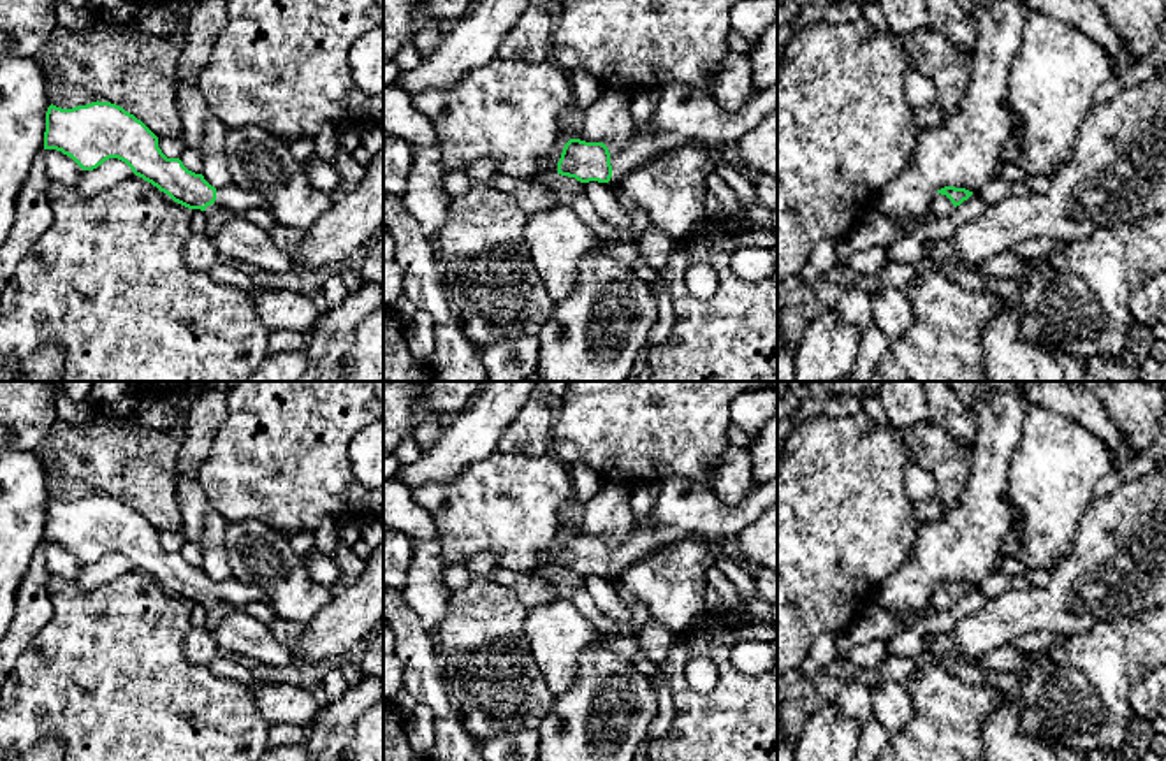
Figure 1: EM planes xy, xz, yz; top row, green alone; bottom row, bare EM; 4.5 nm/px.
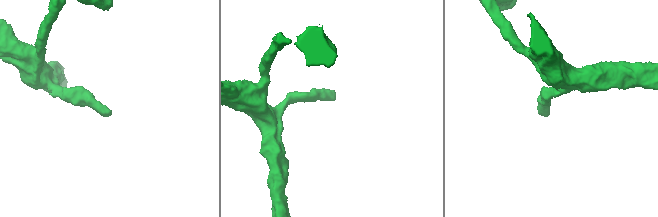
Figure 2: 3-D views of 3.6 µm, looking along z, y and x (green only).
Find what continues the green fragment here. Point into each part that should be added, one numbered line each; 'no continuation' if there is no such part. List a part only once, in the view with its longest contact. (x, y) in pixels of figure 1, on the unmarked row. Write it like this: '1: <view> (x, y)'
1: xz (685, 508)

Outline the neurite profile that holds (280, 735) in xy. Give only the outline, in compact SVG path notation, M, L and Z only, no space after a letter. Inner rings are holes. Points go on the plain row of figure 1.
M269 724L269 745L283 747L306 742L308 731L294 724Z

